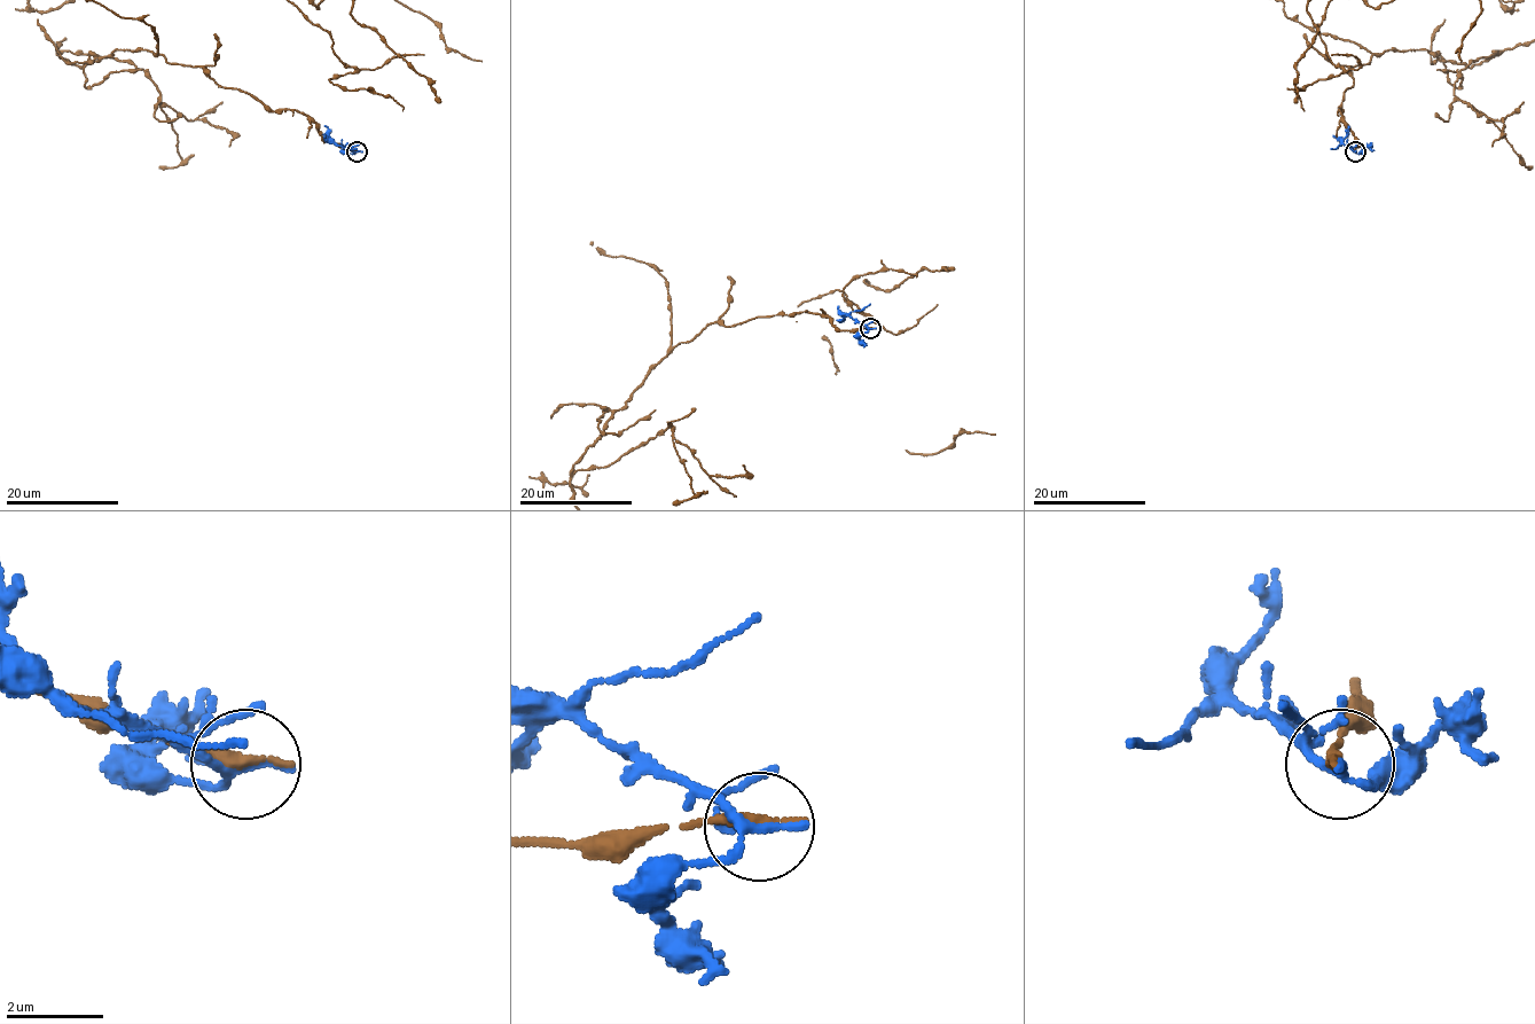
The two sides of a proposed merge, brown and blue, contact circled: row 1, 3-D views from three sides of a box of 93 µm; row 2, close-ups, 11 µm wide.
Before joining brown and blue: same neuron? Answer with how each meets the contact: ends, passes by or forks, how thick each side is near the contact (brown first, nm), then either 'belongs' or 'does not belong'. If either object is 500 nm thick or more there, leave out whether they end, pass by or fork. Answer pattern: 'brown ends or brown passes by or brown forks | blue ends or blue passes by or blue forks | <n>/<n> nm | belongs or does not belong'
brown ends | blue passes by | 280/190 nm | does not belong

